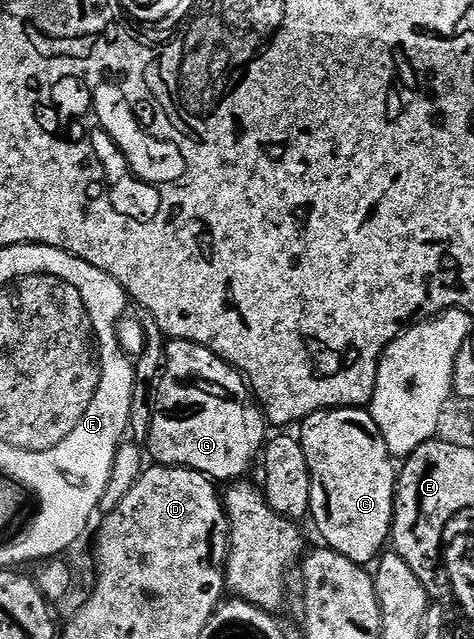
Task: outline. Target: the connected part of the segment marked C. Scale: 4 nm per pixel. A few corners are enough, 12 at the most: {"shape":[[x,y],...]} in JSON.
{"shape":[[371,410],[299,424],[310,519],[331,550],[375,564],[398,467]]}

